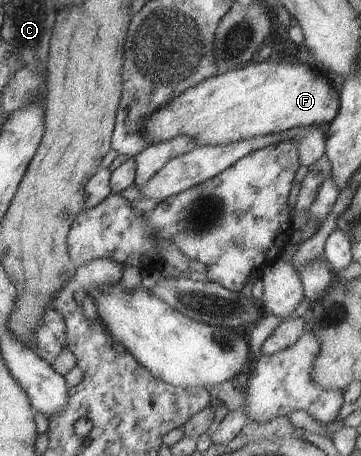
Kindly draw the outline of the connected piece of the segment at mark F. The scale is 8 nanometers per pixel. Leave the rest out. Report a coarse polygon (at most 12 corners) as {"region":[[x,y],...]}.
{"region":[[252,60],[184,90],[150,144],[232,144],[336,118],[304,62]]}

